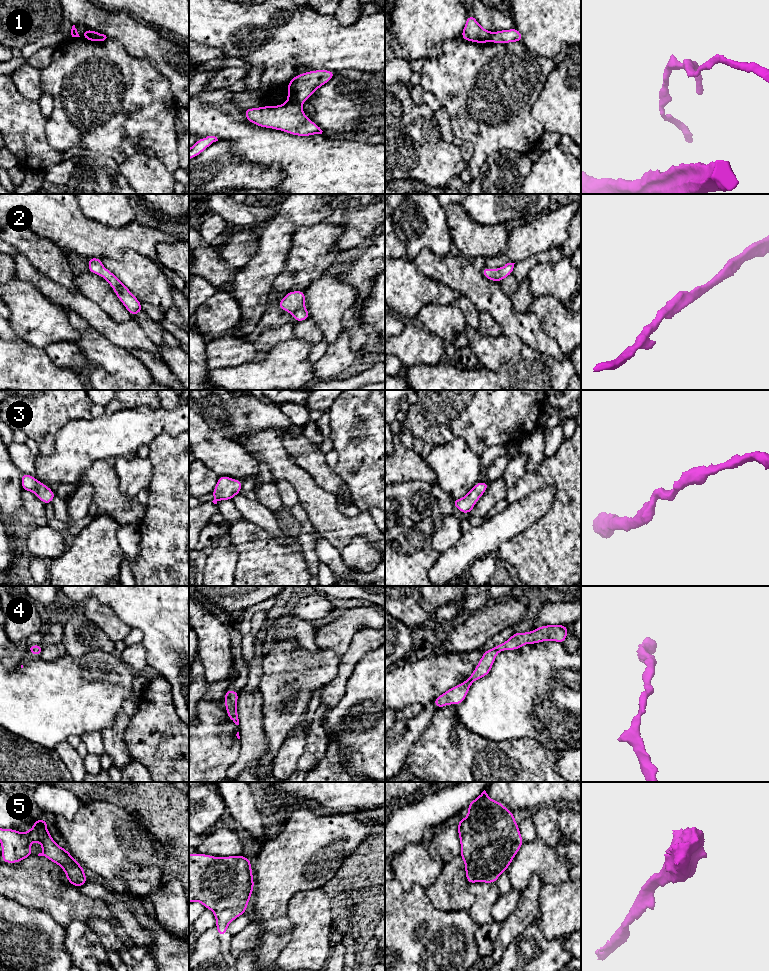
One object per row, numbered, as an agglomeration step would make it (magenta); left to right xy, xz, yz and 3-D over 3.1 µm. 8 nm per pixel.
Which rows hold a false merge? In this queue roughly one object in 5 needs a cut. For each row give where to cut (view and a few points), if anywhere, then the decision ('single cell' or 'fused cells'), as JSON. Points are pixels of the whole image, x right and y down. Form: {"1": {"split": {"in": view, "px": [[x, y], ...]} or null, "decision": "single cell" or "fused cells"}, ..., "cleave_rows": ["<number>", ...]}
{"1": {"split": {"in": "xz", "px": [[288, 101], [300, 105]]}, "decision": "fused cells"}, "2": {"split": null, "decision": "single cell"}, "3": {"split": null, "decision": "single cell"}, "4": {"split": null, "decision": "single cell"}, "5": {"split": null, "decision": "single cell"}, "cleave_rows": ["1"]}

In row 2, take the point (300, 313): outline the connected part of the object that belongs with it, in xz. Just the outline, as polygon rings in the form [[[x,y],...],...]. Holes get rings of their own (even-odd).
[[[291,291],[281,299],[278,307],[289,312],[296,323],[301,322],[310,318],[310,313],[304,305],[305,298],[305,291]]]

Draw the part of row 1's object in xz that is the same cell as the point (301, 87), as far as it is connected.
[[[329,70],[308,71],[300,75],[295,75],[287,84],[287,101],[302,105],[315,91],[322,85],[328,83],[336,72]]]

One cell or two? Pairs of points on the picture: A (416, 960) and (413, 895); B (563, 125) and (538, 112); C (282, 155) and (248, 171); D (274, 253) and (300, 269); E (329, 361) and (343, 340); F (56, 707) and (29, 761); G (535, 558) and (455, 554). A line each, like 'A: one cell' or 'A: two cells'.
A: one cell
B: one cell
C: two cells
D: two cells
E: one cell
F: two cells
G: two cells

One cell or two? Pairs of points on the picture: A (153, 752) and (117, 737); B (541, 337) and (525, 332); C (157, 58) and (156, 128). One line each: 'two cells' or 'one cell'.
A: two cells
B: one cell
C: two cells

